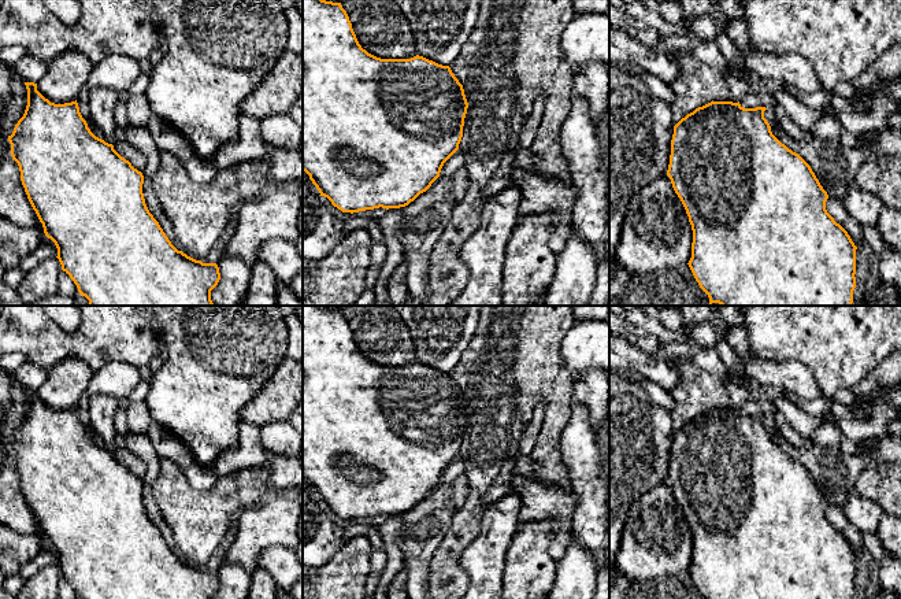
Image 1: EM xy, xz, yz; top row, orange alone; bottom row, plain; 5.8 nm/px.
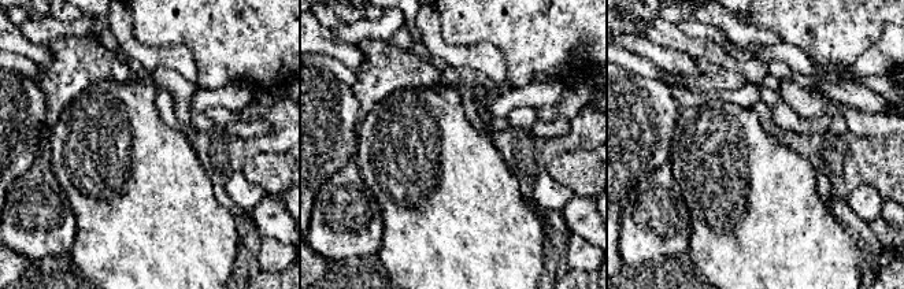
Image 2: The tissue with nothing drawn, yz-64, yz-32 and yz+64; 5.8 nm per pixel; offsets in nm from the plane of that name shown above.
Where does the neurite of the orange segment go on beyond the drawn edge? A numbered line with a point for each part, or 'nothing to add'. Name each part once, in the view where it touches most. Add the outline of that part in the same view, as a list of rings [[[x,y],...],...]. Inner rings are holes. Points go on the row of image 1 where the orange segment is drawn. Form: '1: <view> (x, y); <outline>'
nothing to add

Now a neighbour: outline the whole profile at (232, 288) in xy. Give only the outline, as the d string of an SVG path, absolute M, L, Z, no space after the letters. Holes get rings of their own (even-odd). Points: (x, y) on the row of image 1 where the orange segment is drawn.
M226 251L216 262L220 273L218 285L211 291L215 306L240 306L248 293L251 265Z

